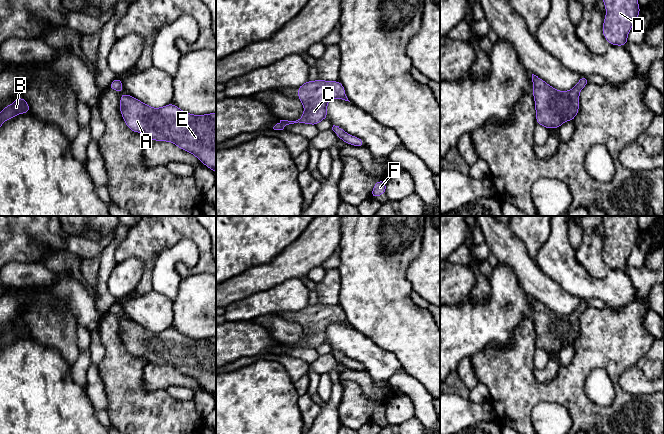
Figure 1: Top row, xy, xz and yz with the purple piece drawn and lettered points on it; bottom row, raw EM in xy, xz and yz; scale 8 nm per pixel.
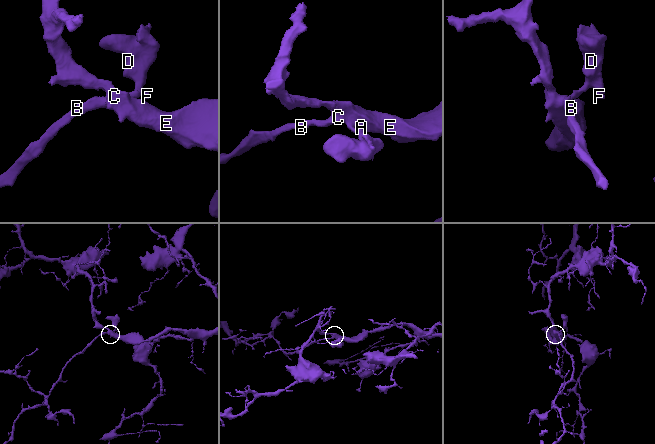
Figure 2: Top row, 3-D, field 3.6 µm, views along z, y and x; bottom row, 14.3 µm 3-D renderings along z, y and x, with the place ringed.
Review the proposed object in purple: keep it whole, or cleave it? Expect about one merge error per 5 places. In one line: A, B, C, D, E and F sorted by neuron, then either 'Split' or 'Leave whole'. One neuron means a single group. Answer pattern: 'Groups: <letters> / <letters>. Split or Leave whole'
Groups: A B C D E F. Leave whole

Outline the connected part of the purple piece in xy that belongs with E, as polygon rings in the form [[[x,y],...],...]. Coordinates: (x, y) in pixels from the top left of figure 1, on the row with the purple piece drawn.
[[[128,94],[120,97],[120,113],[126,126],[136,133],[144,133],[148,139],[172,142],[182,150],[195,155],[198,160],[213,172],[216,172],[216,112],[204,115],[189,114],[175,104],[167,104],[161,108],[153,108]]]

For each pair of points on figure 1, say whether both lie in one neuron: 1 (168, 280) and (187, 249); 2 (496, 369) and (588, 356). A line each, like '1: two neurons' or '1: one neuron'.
1: one neuron
2: one neuron

